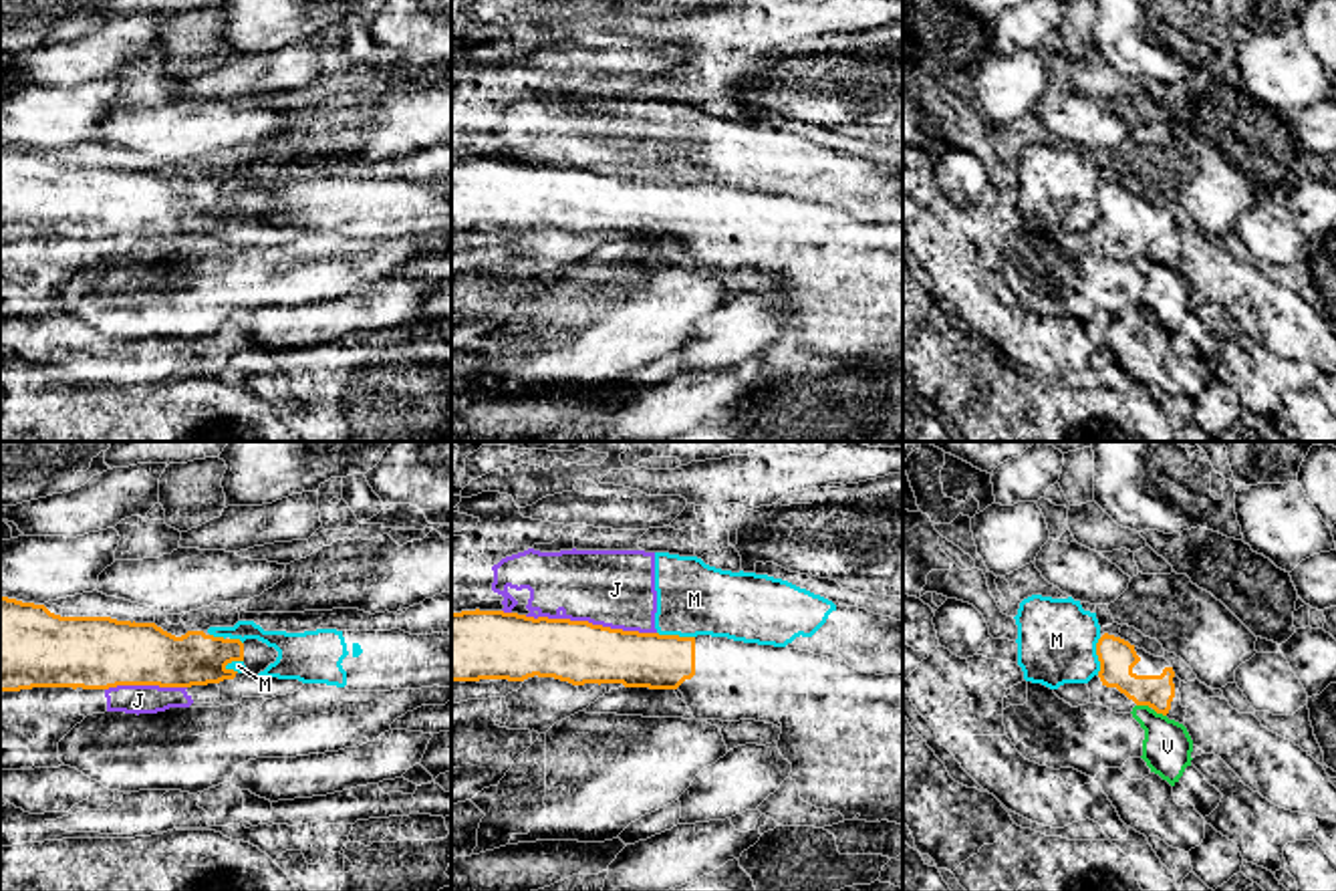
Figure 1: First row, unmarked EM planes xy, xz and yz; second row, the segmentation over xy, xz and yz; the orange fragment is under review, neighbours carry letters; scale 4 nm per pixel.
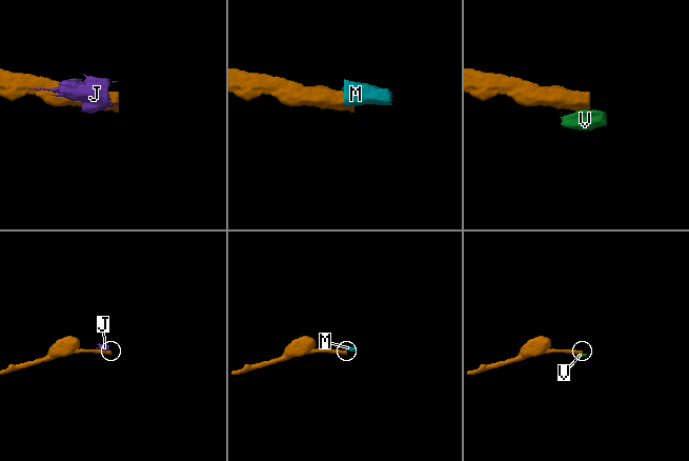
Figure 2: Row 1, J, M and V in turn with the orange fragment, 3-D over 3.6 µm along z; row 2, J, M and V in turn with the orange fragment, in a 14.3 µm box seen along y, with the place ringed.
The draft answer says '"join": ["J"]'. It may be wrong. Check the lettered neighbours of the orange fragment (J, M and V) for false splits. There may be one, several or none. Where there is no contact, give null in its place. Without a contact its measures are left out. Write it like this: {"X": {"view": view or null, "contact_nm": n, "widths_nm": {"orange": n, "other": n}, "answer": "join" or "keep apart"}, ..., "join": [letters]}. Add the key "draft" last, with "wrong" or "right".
{"J": {"view": "xz", "contact_nm": 550, "widths_nm": {"orange": 260, "other": 300}, "answer": "keep apart"}, "M": {"view": "xz", "contact_nm": 150, "widths_nm": {"orange": 220, "other": 280}, "answer": "keep apart"}, "V": {"view": "yz", "contact_nm": 60, "widths_nm": {"orange": 150, "other": 200}, "answer": "keep apart"}, "join": [], "draft": "wrong"}

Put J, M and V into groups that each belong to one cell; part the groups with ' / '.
J M / V

